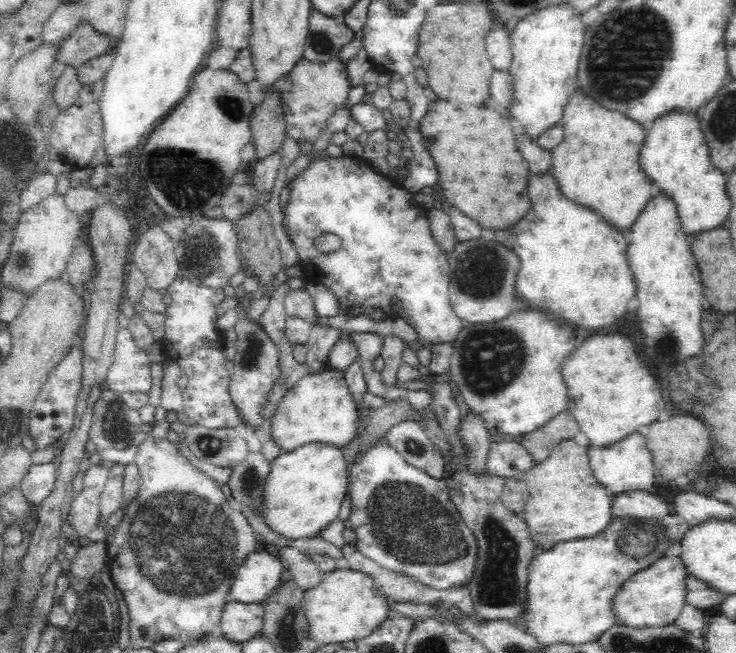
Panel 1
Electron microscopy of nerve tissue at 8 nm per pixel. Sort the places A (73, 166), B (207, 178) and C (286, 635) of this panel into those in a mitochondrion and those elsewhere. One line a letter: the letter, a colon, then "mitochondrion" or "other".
A: other
B: mitochondrion
C: mitochondrion

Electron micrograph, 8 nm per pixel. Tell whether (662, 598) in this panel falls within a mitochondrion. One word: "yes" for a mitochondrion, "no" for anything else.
no

